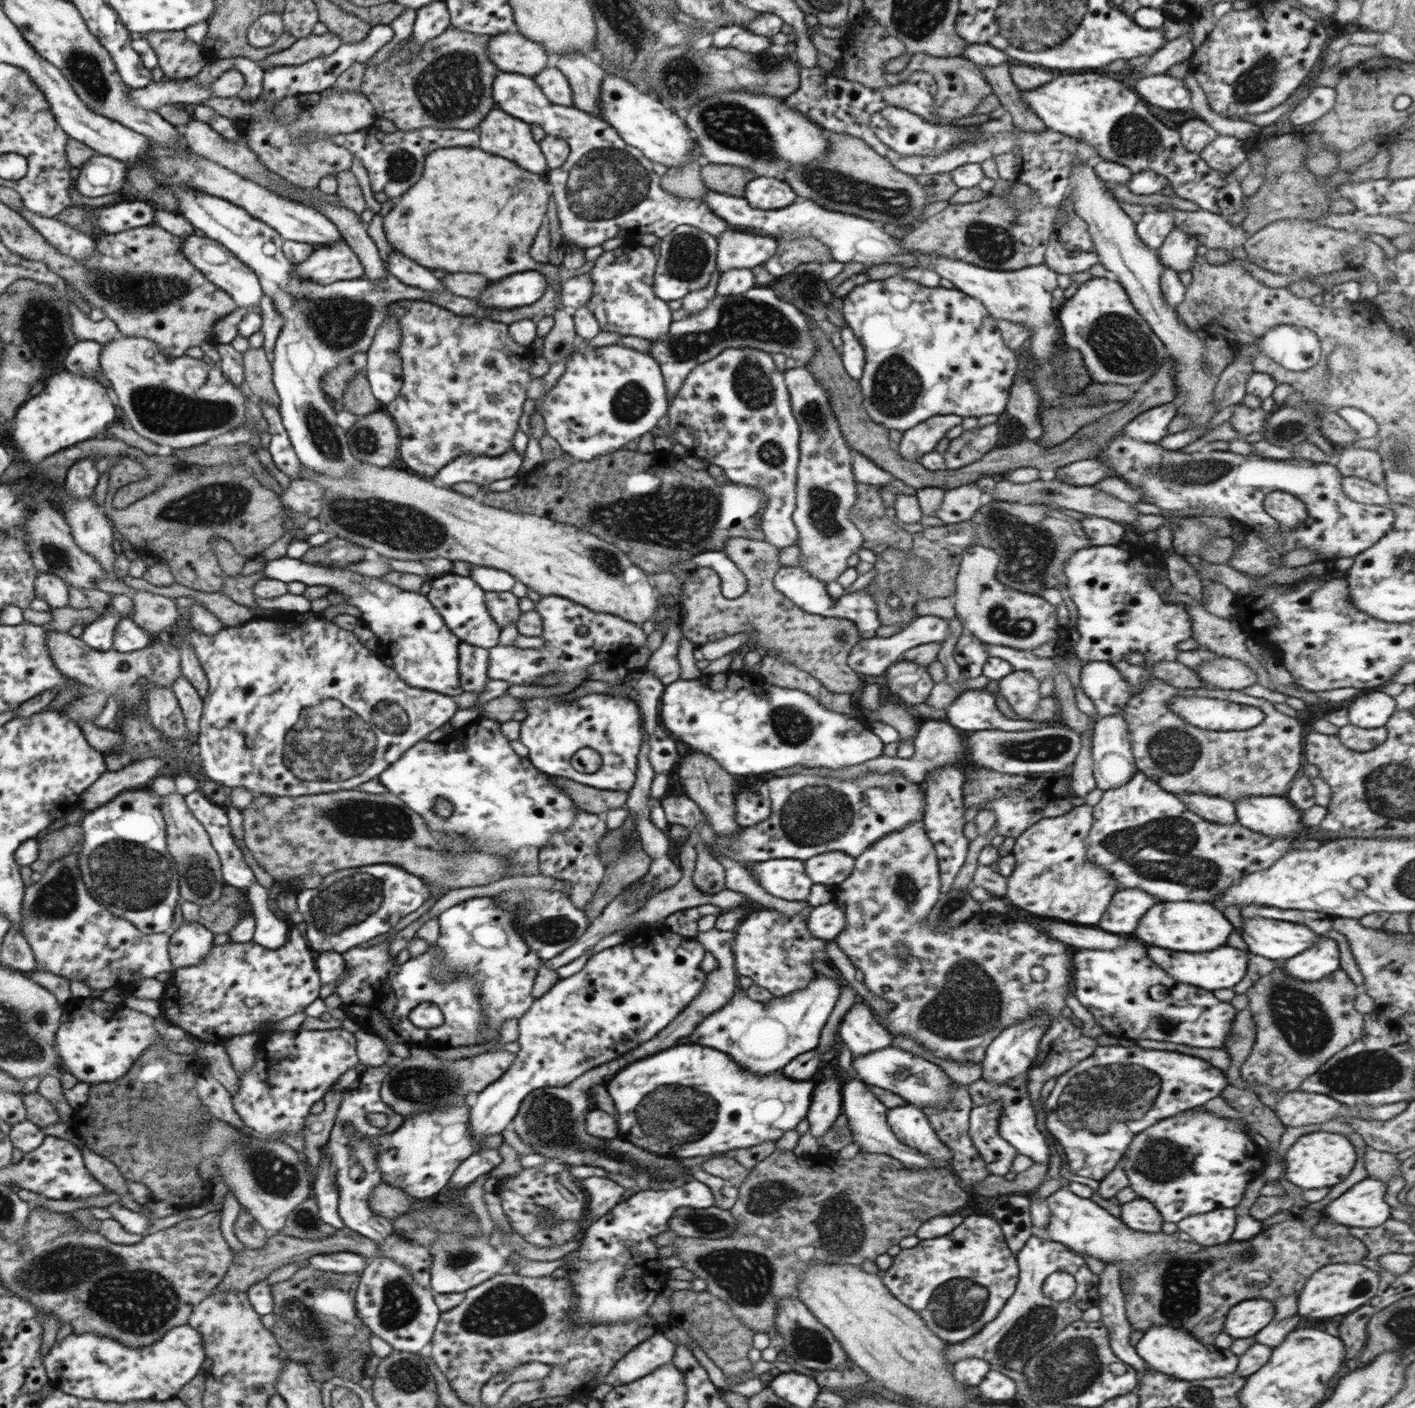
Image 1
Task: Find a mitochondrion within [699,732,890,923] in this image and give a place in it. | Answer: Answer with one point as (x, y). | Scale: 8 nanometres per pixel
(818, 815)

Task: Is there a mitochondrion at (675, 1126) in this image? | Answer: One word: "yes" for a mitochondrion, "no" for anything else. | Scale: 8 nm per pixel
yes

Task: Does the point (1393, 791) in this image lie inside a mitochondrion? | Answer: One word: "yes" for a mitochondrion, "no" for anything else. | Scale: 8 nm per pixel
yes

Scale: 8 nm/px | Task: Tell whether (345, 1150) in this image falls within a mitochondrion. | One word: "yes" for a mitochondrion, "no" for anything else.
no

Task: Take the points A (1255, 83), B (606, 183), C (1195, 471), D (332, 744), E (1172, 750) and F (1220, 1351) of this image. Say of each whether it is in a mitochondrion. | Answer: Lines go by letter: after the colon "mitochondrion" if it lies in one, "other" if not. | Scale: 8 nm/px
A: mitochondrion
B: mitochondrion
C: mitochondrion
D: mitochondrion
E: mitochondrion
F: other

